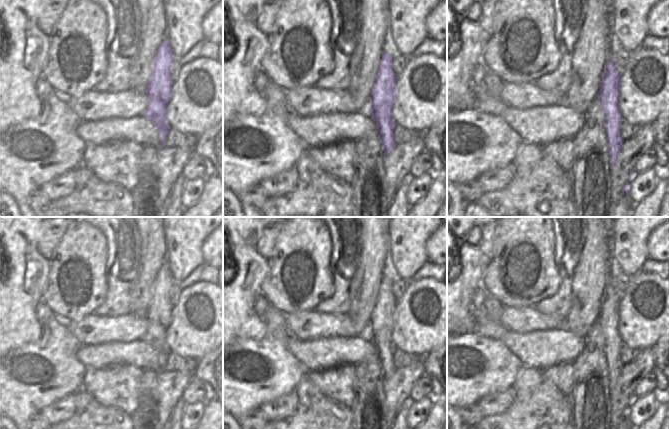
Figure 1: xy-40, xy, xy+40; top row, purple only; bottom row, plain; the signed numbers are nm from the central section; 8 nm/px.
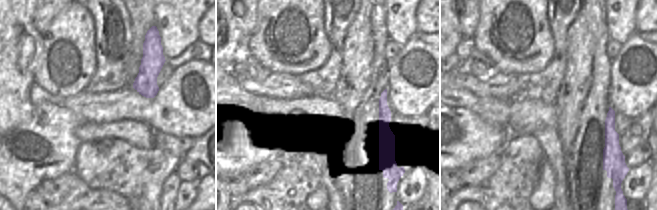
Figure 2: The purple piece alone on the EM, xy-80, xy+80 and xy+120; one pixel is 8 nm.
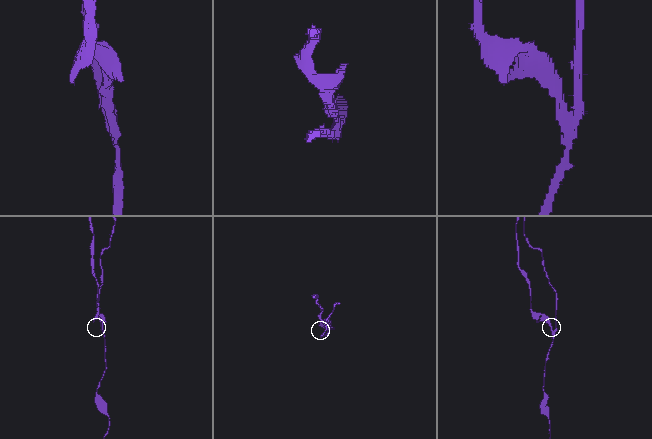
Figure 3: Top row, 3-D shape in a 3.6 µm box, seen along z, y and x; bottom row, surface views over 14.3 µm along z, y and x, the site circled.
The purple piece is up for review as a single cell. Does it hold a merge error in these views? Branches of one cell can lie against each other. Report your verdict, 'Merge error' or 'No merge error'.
Merge error.

